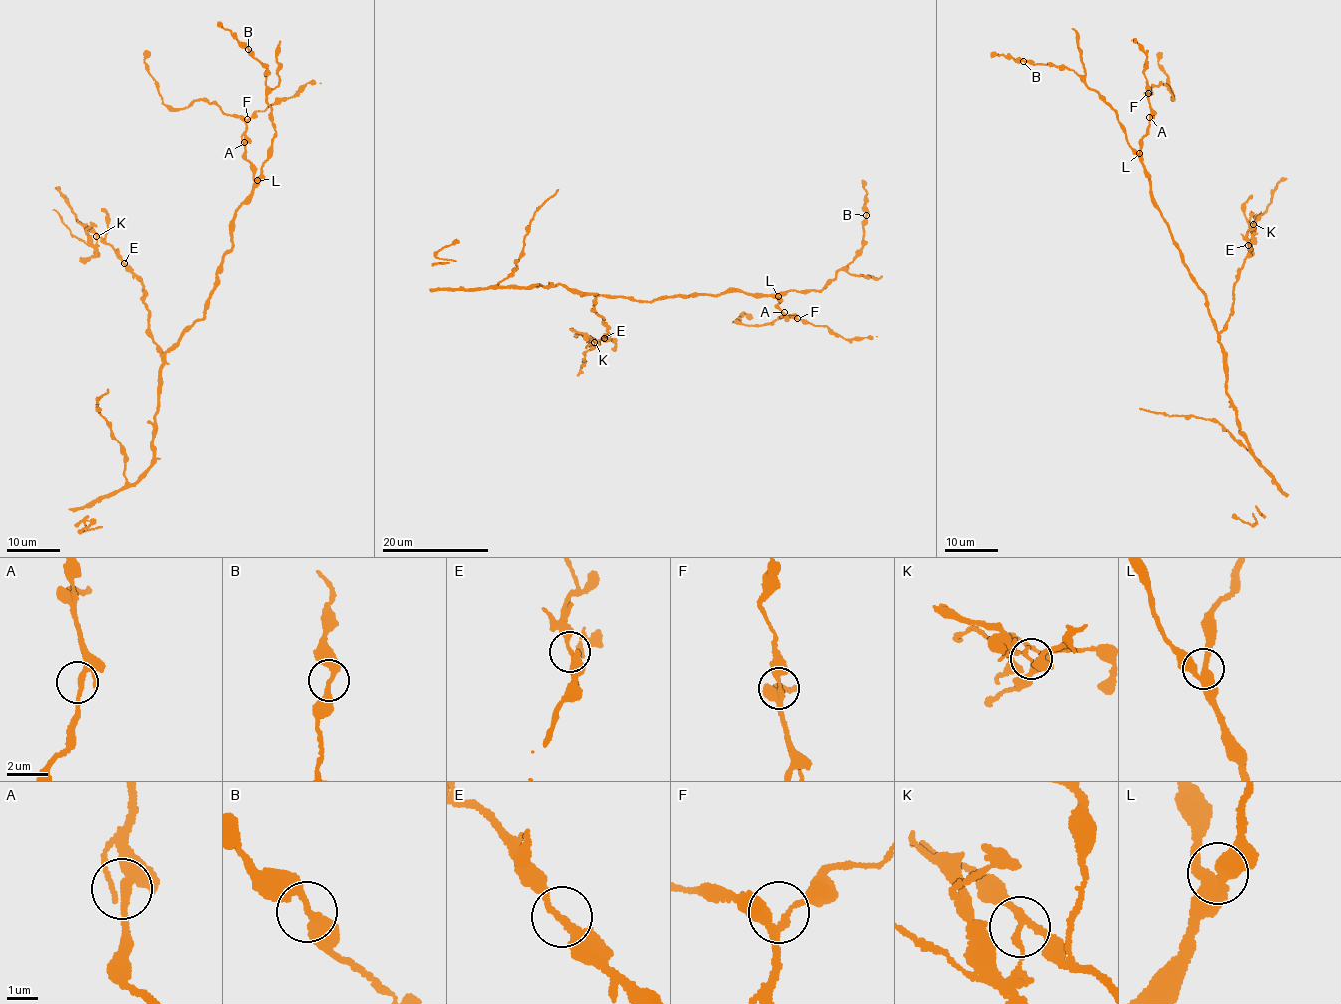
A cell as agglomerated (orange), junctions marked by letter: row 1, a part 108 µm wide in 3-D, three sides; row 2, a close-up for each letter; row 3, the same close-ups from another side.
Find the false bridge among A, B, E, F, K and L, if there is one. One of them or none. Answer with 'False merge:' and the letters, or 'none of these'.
False merge: K

